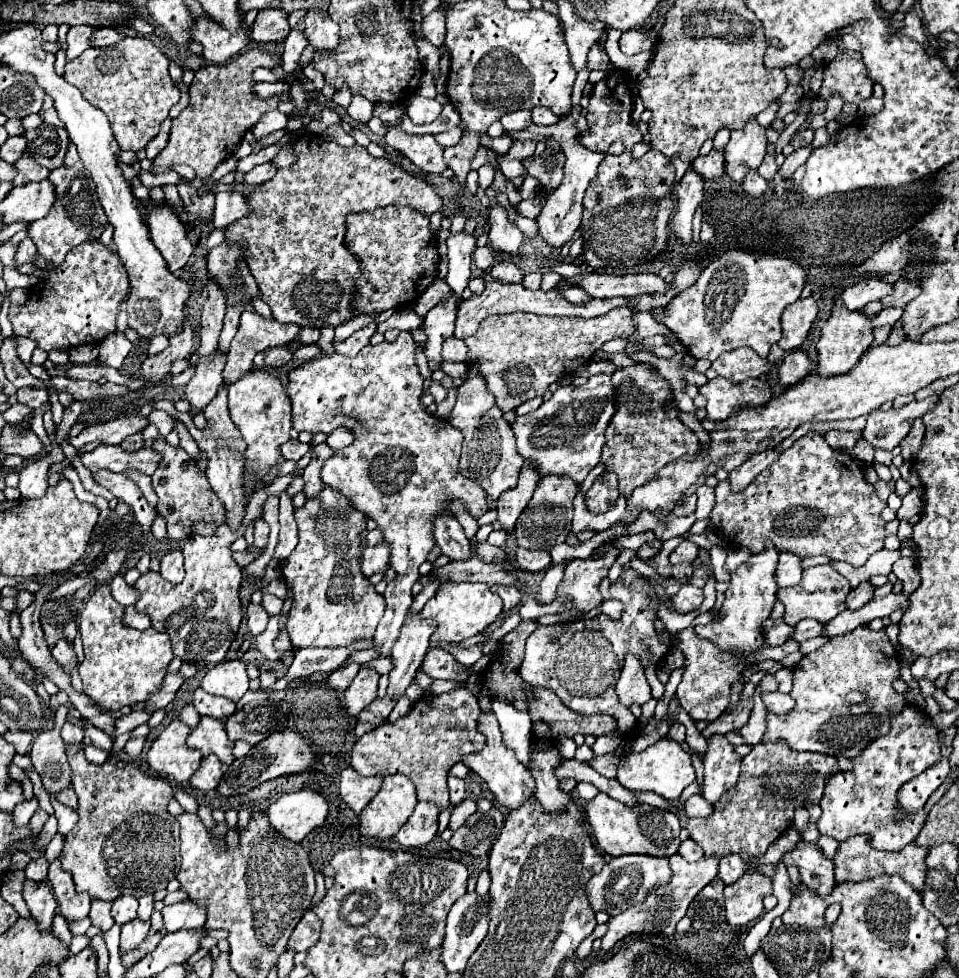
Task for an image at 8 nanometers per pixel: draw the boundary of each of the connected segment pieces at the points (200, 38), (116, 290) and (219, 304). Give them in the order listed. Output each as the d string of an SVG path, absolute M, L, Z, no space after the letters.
M238 10L240 16L240 28L236 32L228 32L218 22L214 22L210 16L202 16L194 22L192 40L202 44L202 54L206 60L214 64L224 64L232 56L240 54L246 44L250 42L248 24L244 22L244 12Z
M86 240L78 248L66 254L66 260L60 266L50 264L40 254L34 264L46 272L46 276L34 286L28 294L28 300L22 306L10 306L10 322L16 336L26 336L38 342L38 348L50 352L54 348L76 348L80 344L98 344L102 338L116 330L116 314L120 310L120 302L128 292L128 274L124 262L118 254L110 252L98 240Z
M208 278L208 300L202 310L202 322L200 322L200 348L190 356L190 366L198 362L200 356L208 356L218 346L218 336L222 330L222 320L226 312L226 292L214 284L212 278Z

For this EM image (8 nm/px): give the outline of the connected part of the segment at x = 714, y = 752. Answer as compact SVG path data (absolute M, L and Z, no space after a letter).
M714 734L708 738L708 746L704 752L704 782L702 796L714 804L718 798L738 780L740 774L740 756L734 752L734 746L726 740L726 736Z

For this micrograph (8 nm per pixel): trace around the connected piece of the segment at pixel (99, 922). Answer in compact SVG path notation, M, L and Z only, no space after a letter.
M92 898L90 920L92 920L92 926L108 930L114 924L114 918L110 916L110 902L104 902L100 898Z

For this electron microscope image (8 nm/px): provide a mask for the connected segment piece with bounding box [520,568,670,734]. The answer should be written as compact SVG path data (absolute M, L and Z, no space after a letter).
M634 568L624 570L624 576L614 582L610 590L612 598L624 604L620 620L598 616L586 622L570 622L566 624L566 628L562 628L562 636L558 636L556 642L550 640L550 636L558 632L554 626L538 626L526 640L526 654L520 666L520 676L530 686L550 688L562 700L562 704L566 704L566 708L578 712L580 716L608 714L616 720L618 732L628 734L636 728L636 718L628 708L622 708L614 692L624 654L634 652L636 656L640 656L644 666L656 666L670 650L670 634L664 632L664 638L656 634L654 620L660 600L652 596L648 582Z

